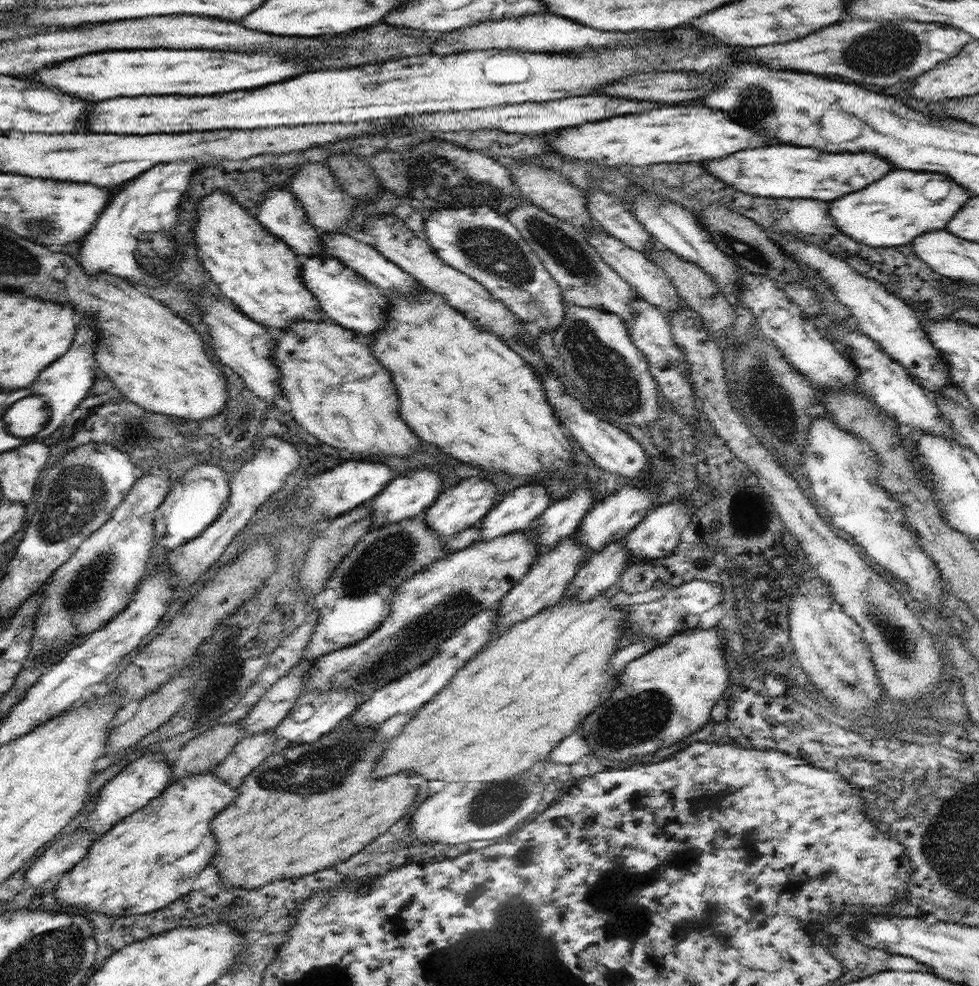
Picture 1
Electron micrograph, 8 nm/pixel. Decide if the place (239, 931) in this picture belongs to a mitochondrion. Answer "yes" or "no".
no

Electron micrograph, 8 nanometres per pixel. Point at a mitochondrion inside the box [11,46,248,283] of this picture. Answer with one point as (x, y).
(36, 226)

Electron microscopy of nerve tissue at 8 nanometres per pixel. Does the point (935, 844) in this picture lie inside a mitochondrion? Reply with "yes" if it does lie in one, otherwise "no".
yes

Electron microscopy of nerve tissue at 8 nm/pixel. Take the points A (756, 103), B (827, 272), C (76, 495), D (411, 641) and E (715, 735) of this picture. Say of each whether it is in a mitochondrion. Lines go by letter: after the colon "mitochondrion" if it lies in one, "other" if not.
A: mitochondrion
B: other
C: mitochondrion
D: mitochondrion
E: other

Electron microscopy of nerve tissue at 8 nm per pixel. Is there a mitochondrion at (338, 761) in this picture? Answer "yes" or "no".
yes

